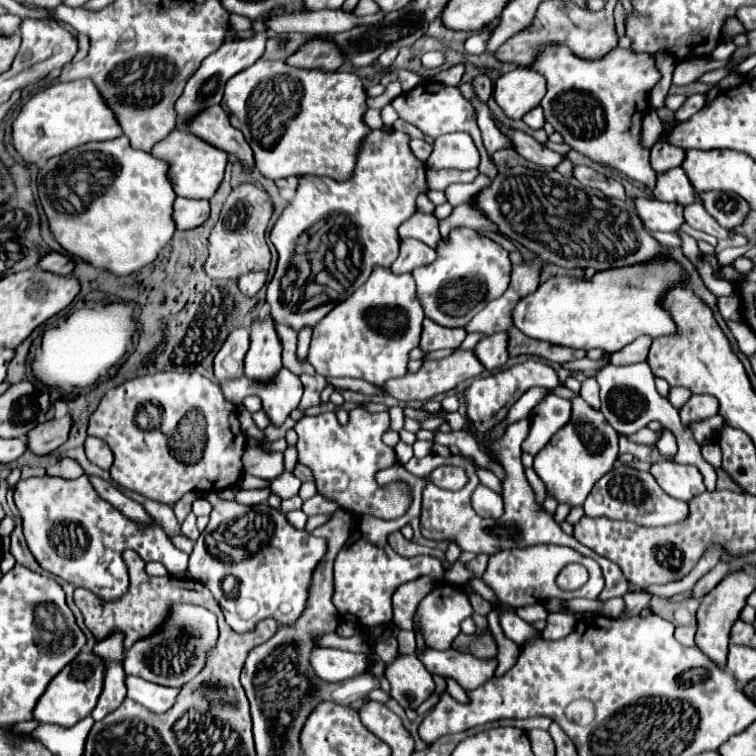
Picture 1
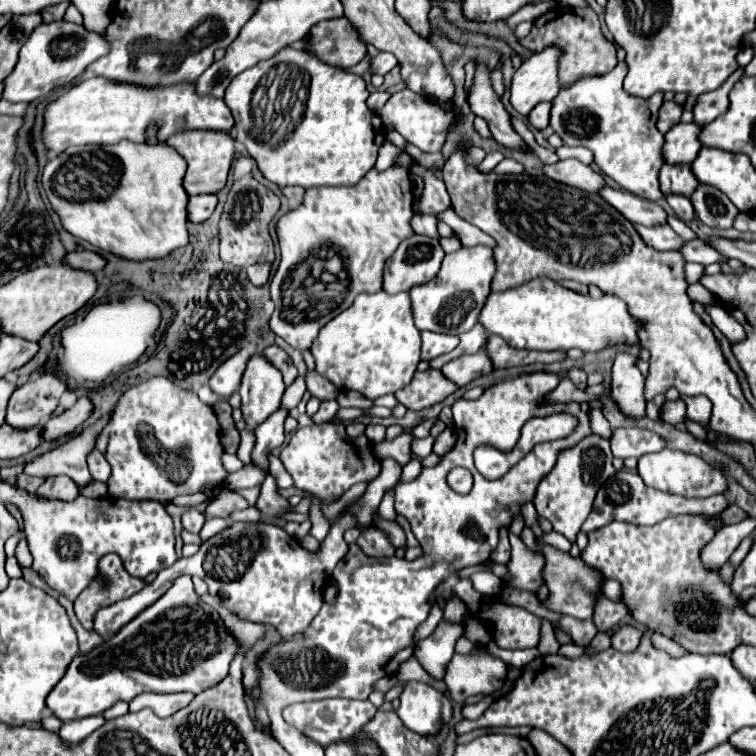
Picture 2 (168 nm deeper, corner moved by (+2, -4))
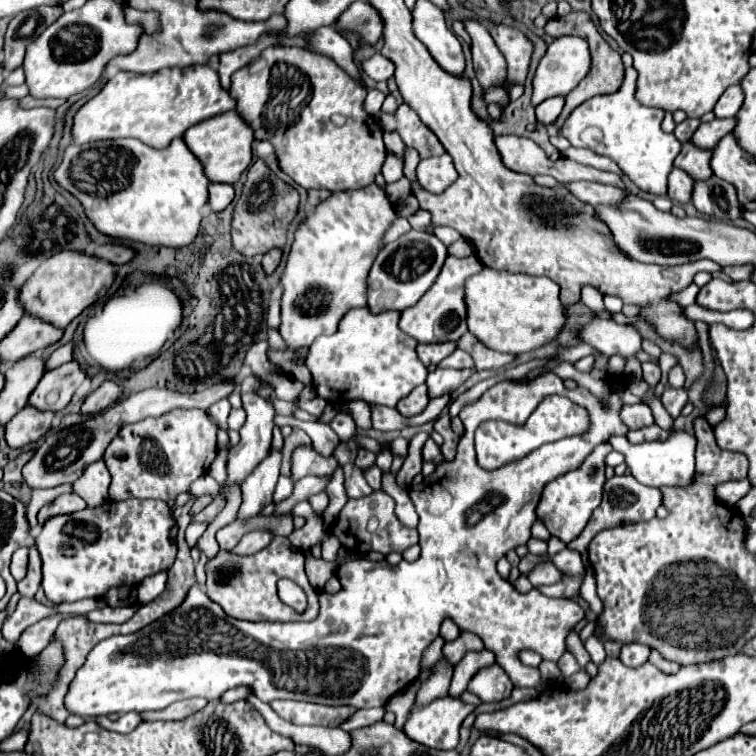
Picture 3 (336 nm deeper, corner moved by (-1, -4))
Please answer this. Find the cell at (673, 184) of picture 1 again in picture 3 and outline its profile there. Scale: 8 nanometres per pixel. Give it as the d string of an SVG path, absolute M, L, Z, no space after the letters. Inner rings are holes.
M685 142L677 160L675 160L675 168L685 168L685 172L689 172L689 176L693 176L693 180L709 180L713 176L711 168L709 168L709 158L711 158L711 150L701 150L697 146L693 146L691 142Z

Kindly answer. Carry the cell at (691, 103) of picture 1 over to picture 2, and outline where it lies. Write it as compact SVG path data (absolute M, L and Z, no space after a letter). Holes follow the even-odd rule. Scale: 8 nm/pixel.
M742 68L738 72L734 72L734 76L730 76L730 80L726 80L726 84L722 84L722 88L716 88L714 92L706 92L706 96L702 96L702 100L698 100L698 108L694 108L694 122L706 126L728 110L728 104L730 104L728 92L740 74L742 74Z

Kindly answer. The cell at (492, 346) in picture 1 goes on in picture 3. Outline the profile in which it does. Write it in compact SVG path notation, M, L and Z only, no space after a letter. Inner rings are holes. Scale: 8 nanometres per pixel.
M437 368L435 372L429 372L427 382L425 382L429 388L429 396L435 398L435 396L455 392L471 374L473 374L473 368L465 368L465 370L441 370L441 368Z

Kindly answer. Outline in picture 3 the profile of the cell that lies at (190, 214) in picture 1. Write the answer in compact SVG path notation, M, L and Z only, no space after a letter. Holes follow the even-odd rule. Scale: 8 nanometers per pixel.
M211 184L209 186L209 208L213 212L221 212L233 200L233 186L231 184Z

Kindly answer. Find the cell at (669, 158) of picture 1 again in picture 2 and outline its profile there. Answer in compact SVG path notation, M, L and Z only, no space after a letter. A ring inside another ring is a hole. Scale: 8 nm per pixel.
M692 122L692 124L676 124L668 134L666 134L666 164L690 164L696 160L702 142L700 142L700 130L702 126Z

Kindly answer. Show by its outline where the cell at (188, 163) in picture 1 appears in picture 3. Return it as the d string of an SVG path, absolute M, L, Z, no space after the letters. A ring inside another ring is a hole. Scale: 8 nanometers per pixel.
M235 110L195 124L193 128L189 128L189 132L183 134L183 140L191 148L191 152L197 156L197 160L201 160L205 168L205 176L211 184L213 182L233 184L239 180L243 170L251 164L253 132Z

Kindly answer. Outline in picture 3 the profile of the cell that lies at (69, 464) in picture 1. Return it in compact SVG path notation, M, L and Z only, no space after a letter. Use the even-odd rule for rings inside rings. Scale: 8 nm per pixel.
M61 494L57 496L53 502L45 504L41 510L39 510L39 524L43 524L47 518L55 516L55 514L71 514L71 512L77 512L77 510L83 510L87 504L85 500L81 500L81 496L75 496L75 494Z

